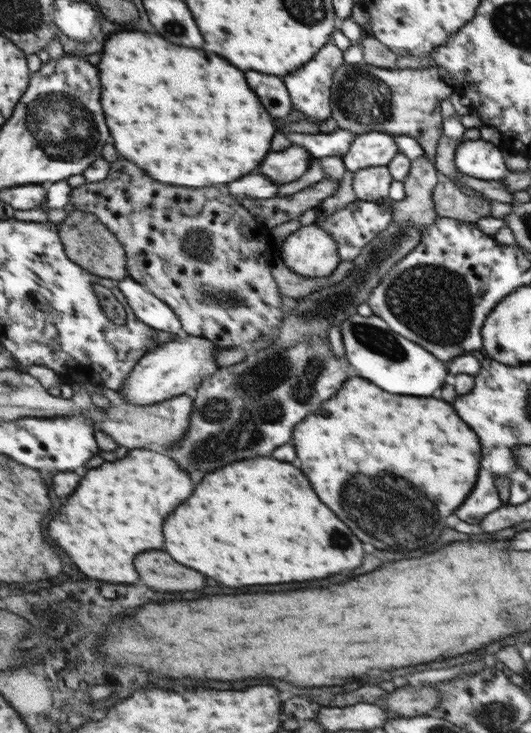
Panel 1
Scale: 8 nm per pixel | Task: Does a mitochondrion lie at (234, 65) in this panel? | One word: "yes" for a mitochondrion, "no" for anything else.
no

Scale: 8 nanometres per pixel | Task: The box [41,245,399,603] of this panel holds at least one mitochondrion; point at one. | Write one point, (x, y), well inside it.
(223, 439)

